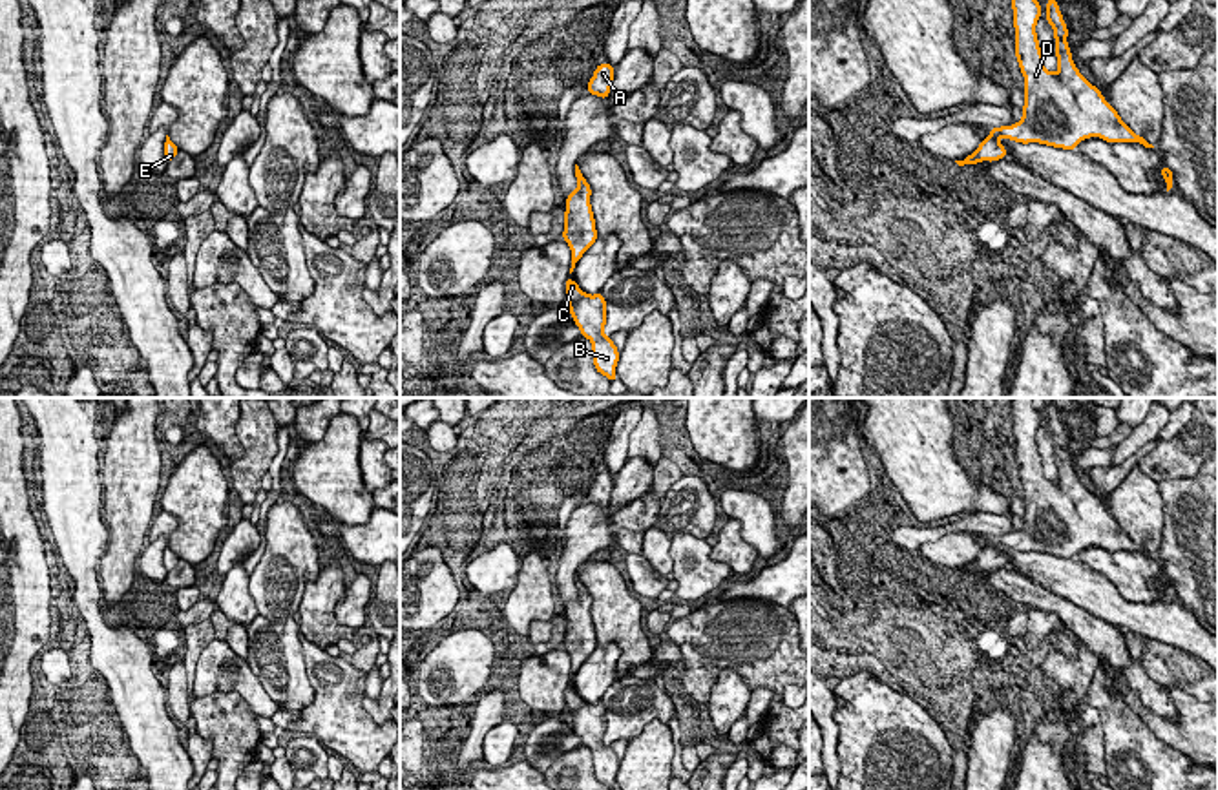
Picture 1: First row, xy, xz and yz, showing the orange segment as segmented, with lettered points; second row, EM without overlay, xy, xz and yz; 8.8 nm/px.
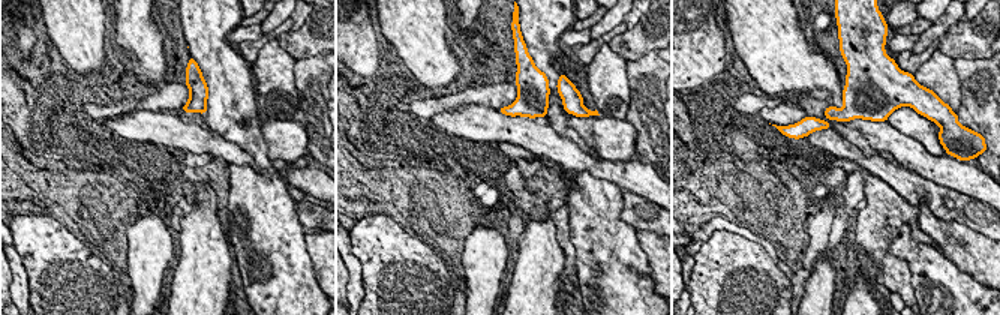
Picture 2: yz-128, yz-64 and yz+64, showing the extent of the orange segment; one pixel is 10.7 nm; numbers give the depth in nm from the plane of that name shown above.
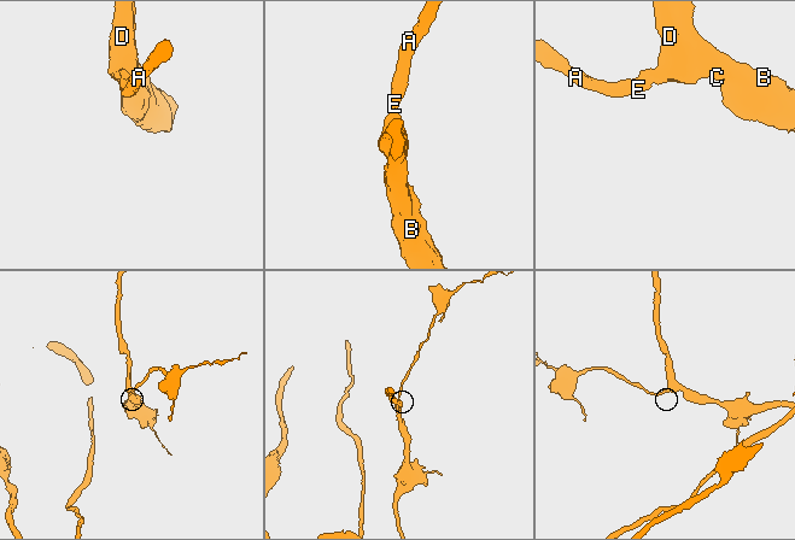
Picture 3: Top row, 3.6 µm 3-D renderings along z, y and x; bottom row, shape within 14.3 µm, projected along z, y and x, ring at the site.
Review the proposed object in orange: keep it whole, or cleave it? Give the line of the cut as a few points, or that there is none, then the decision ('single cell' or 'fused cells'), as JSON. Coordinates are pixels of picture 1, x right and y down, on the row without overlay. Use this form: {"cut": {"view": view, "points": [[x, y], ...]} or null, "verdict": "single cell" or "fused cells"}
{"cut": null, "verdict": "single cell"}

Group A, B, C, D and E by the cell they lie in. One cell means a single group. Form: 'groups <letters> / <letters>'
groups A B C D E

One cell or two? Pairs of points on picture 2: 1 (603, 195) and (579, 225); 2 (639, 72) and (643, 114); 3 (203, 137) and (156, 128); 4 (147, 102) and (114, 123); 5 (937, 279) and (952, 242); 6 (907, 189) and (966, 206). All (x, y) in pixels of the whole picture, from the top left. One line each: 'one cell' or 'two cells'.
1: one cell
2: one cell
3: one cell
4: two cells
5: two cells
6: one cell

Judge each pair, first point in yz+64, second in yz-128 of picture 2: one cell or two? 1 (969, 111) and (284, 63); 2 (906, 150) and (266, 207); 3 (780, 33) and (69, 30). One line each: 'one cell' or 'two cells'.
1: two cells
2: two cells
3: one cell

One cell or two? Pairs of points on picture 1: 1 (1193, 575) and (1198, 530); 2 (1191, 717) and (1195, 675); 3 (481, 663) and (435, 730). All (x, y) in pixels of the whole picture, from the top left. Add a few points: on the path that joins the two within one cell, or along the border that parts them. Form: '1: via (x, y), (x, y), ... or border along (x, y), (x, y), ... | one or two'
1: via (1193, 564), (1193, 540) | one
2: border along (1164, 685), (1182, 688), (1198, 701) | two
3: via (464, 679), (457, 686), (457, 705), (451, 714) | one

